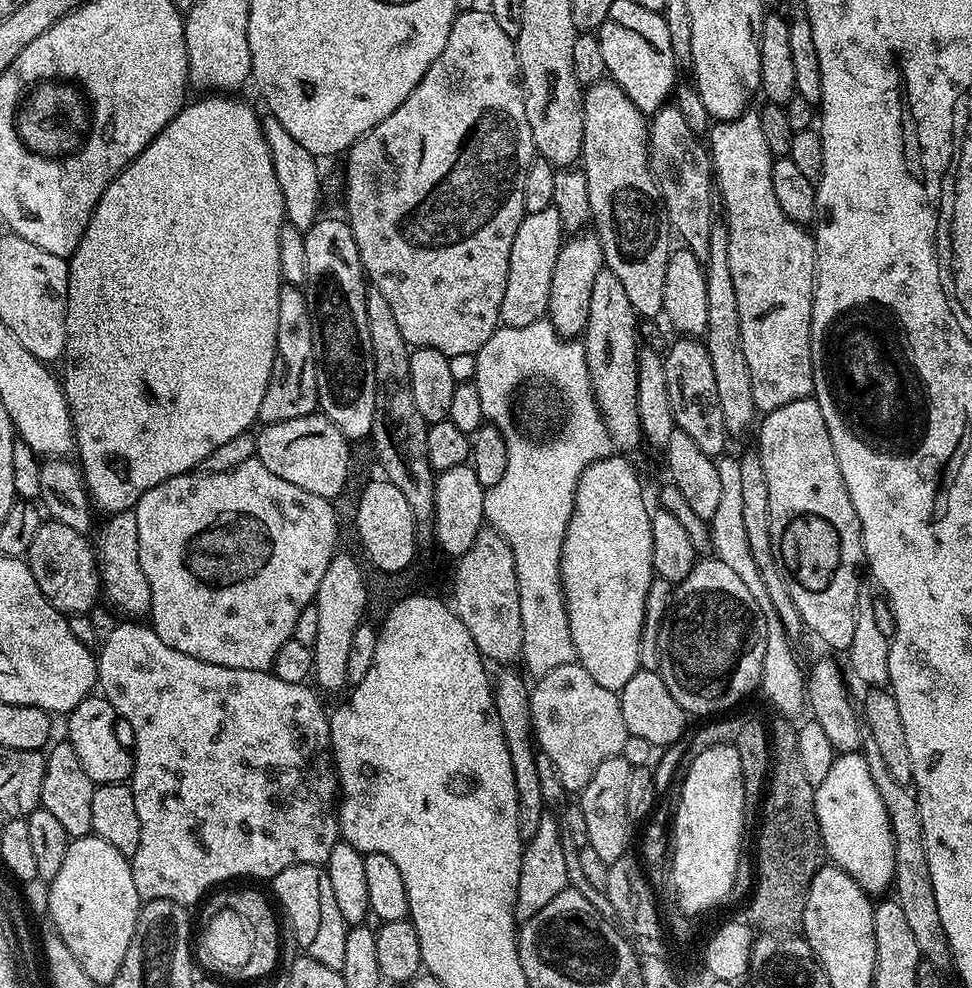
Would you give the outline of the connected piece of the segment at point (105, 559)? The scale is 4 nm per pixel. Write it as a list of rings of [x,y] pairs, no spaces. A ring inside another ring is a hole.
[[[135,511],[114,512],[107,517],[108,520],[100,528],[96,540],[94,536],[94,551],[96,553],[96,568],[100,571],[100,587],[103,599],[109,600],[116,608],[129,612],[129,617],[144,618],[152,611],[150,598],[150,582],[146,582],[146,574],[142,570],[142,562],[138,558],[138,518]]]

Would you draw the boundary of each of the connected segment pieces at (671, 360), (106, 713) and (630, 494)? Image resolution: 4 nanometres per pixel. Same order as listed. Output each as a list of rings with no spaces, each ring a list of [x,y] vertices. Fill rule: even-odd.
[[[676,338],[663,353],[666,366],[666,386],[670,390],[670,410],[674,410],[674,422],[701,448],[702,454],[719,458],[730,443],[726,422],[722,419],[722,405],[714,378],[714,366],[710,362],[710,350],[700,338]]]
[[[93,694],[78,702],[78,706],[74,706],[74,710],[67,713],[66,720],[66,743],[74,746],[74,754],[78,754],[78,762],[82,762],[82,770],[86,770],[93,784],[122,784],[131,777],[133,753],[129,749],[128,752],[124,749],[124,744],[116,733],[116,711],[103,695]]]
[[[613,454],[594,462],[582,474],[582,478],[576,484],[576,505],[572,511],[568,528],[564,531],[562,554],[560,555],[560,585],[564,591],[564,605],[568,615],[570,638],[574,642],[574,650],[576,651],[576,660],[590,673],[590,678],[594,678],[594,682],[606,686],[606,690],[614,693],[619,693],[620,689],[626,686],[626,682],[633,678],[637,669],[640,668],[640,635],[646,621],[644,611],[648,608],[648,591],[652,588],[652,580],[654,581],[652,567],[654,543],[651,538],[650,505],[648,506],[647,502],[644,501],[644,488],[640,485],[640,476],[636,473],[635,466],[628,460],[631,459],[627,455]]]

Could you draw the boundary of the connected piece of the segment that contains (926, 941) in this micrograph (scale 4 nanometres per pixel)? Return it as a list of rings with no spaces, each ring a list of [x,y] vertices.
[[[865,735],[861,749],[874,786],[878,786],[878,794],[882,796],[882,806],[886,808],[886,814],[890,818],[890,830],[894,838],[894,898],[906,913],[906,922],[914,934],[914,942],[918,942],[921,957],[935,968],[947,969],[946,966],[952,964],[952,951],[948,945],[946,930],[942,930],[942,918],[938,918],[938,902],[934,902],[934,882],[930,882],[930,866],[926,862],[922,818],[916,805],[916,797],[905,785],[894,782],[894,778],[887,773],[882,754],[872,738]]]

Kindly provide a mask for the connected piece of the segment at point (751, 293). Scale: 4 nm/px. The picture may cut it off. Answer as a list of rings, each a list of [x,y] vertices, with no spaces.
[[[756,110],[744,112],[733,120],[721,120],[711,125],[706,136],[706,147],[712,158],[714,184],[718,196],[724,199],[723,219],[728,222],[730,234],[730,275],[734,278],[734,294],[738,297],[738,322],[742,322],[742,351],[746,353],[746,366],[750,366],[750,382],[754,386],[754,402],[761,413],[767,414],[778,410],[778,406],[786,406],[786,402],[807,400],[813,395],[812,386],[812,295],[816,289],[816,242],[813,233],[803,224],[796,224],[786,214],[782,214],[782,206],[778,206],[778,198],[774,198],[774,185],[770,182],[773,154],[767,148],[765,135],[762,134],[760,113]]]

